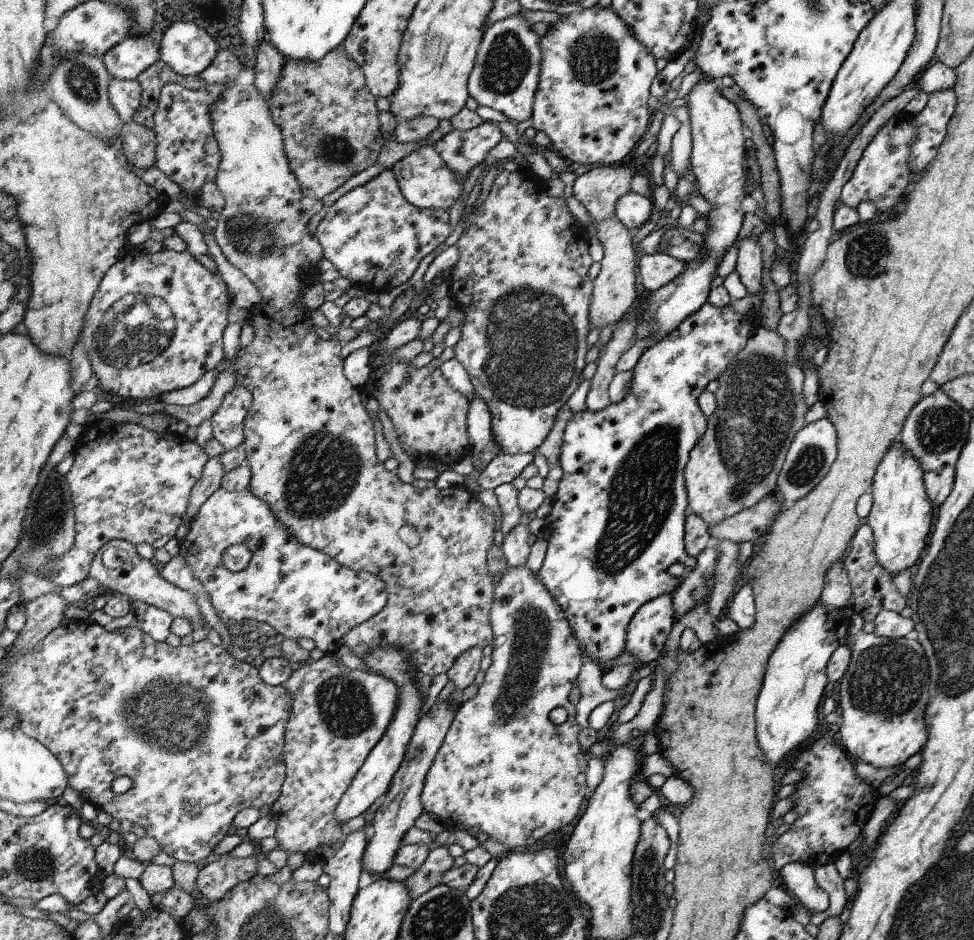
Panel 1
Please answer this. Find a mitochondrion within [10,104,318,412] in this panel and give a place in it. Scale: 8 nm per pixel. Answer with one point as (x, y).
(137, 325)

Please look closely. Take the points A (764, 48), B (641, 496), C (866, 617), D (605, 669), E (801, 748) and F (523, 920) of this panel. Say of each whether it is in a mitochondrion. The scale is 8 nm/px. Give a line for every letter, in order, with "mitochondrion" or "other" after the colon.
A: other
B: mitochondrion
C: other
D: other
E: other
F: mitochondrion

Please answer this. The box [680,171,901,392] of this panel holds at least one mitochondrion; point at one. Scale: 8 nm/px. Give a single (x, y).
(867, 255)

